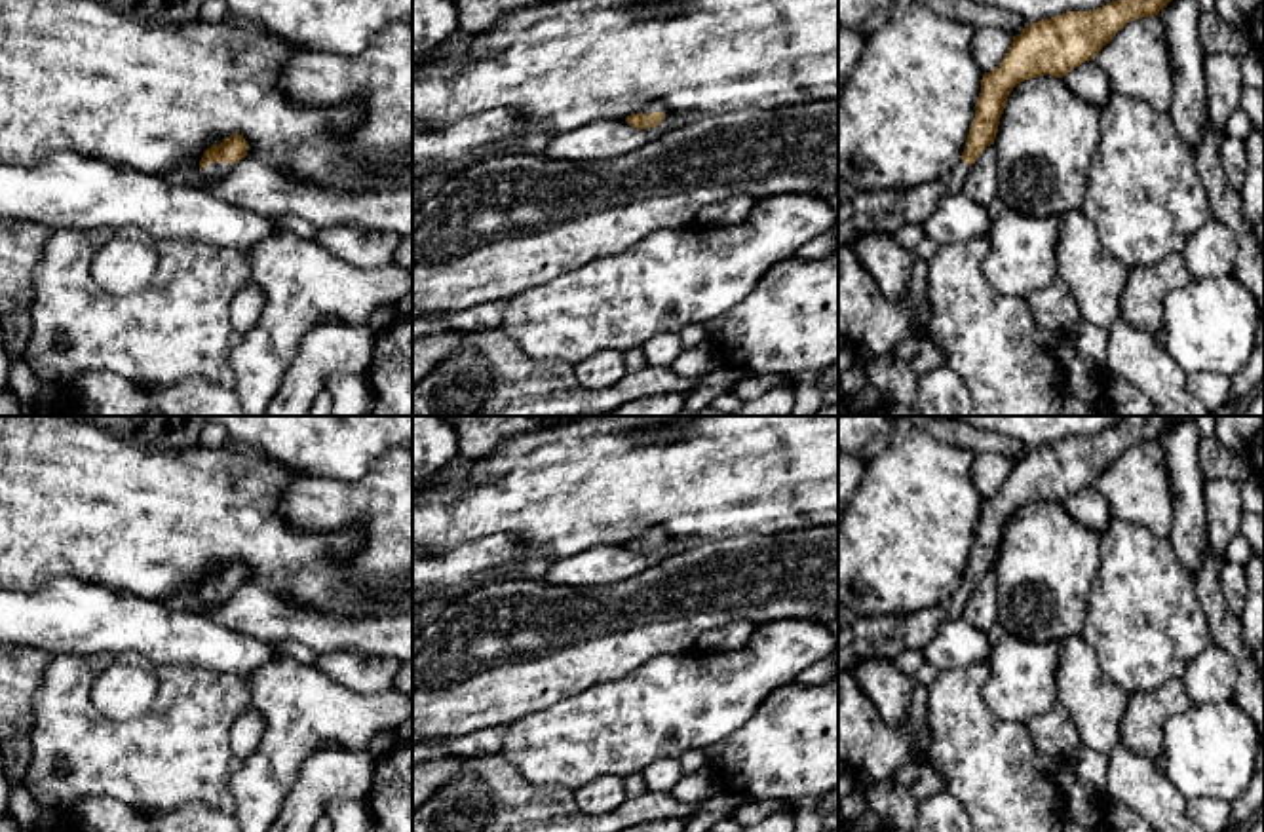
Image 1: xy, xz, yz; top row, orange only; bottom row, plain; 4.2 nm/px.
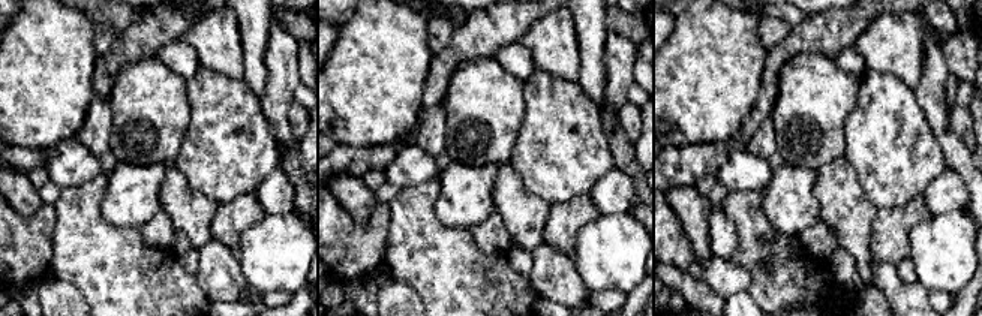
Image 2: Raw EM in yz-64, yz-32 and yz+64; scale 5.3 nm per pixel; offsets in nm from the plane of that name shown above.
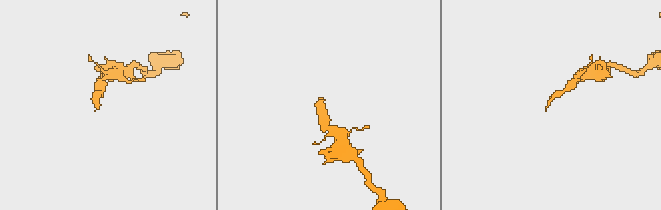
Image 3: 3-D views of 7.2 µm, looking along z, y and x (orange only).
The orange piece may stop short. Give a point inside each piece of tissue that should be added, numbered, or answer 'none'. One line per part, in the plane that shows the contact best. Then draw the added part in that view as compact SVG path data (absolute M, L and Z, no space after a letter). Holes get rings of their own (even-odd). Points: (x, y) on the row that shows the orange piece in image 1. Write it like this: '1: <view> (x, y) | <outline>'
1: xy (211, 170) | M205 163L203 175L207 179L222 179L230 173L232 163Z

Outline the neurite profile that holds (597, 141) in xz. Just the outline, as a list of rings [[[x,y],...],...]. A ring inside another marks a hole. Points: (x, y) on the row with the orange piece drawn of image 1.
[[[665,112],[661,123],[650,129],[637,129],[625,120],[589,122],[584,127],[555,135],[542,156],[565,161],[606,161],[633,152],[694,118],[694,114]]]

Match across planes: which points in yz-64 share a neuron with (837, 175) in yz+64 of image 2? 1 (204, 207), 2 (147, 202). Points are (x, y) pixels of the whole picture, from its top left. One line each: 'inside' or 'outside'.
1: inside
2: outside

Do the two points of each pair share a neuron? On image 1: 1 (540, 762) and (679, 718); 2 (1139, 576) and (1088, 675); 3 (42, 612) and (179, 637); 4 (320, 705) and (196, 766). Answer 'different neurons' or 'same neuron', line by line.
1: same neuron
2: different neurons
3: same neuron
4: different neurons

